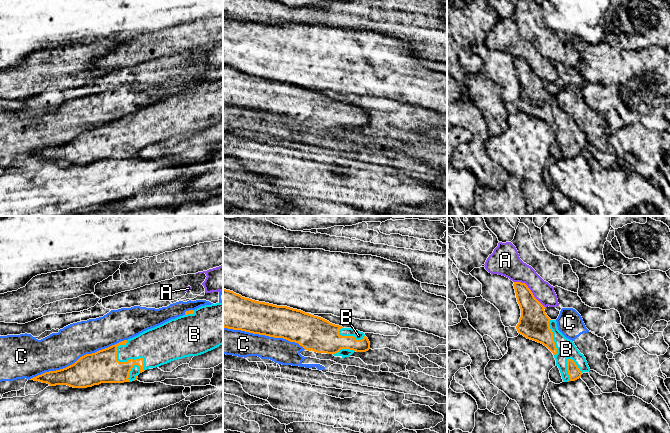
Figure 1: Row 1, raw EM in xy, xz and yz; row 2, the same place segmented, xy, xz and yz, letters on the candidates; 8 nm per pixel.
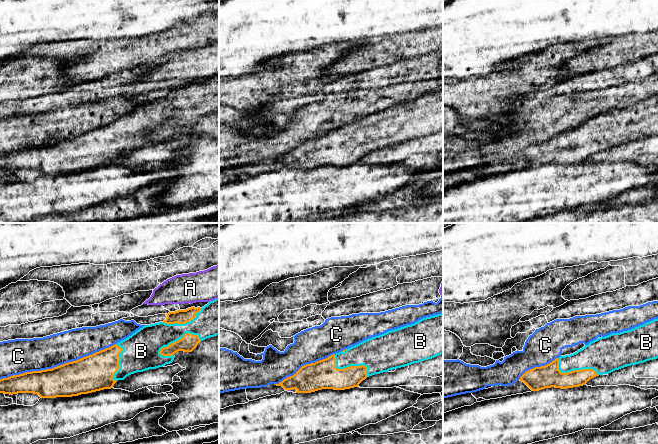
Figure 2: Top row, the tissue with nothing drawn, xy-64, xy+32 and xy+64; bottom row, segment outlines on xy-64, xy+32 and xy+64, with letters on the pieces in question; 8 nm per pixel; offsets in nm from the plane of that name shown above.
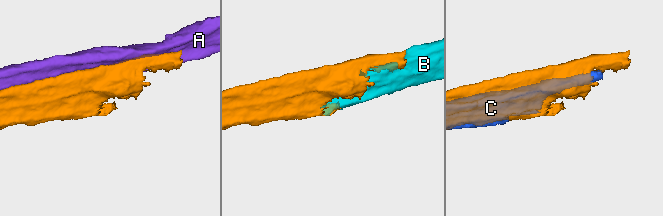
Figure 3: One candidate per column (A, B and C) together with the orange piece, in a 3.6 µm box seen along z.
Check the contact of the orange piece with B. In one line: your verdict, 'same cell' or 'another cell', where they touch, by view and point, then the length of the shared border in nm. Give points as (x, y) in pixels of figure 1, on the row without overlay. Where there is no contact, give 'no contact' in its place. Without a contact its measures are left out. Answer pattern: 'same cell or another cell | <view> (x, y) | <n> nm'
same cell | xy (130, 135) | 300 nm

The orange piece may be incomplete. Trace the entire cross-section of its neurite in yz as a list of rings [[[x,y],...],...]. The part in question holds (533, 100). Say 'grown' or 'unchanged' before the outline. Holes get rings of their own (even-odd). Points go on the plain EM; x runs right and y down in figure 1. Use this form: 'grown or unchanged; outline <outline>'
grown; outline [[[514,58],[513,62],[521,85],[521,93],[516,102],[518,109],[543,120],[553,129],[564,158],[575,157],[583,148],[589,148],[584,131],[572,116],[558,106],[556,96],[547,92],[545,83],[534,73],[528,62],[521,58]]]

